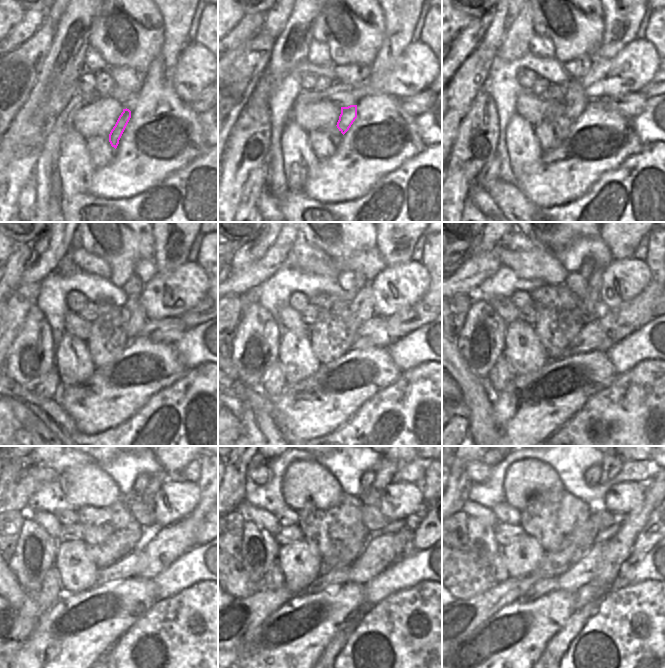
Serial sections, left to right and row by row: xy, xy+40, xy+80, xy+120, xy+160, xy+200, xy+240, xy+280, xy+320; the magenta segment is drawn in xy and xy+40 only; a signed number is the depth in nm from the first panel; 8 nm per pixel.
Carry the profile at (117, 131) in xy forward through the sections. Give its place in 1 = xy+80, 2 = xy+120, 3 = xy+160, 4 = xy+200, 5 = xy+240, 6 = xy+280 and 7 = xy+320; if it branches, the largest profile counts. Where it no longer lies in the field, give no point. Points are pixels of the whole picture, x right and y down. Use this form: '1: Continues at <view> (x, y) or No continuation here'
1: Continues at xy+80 (575, 101)
2: Continues at xy+120 (133, 314)
3: Continues at xy+160 (361, 306)
4: Continues at xy+200 (591, 301)
5: Continues at xy+240 (156, 481)
6: Continues at xy+280 (384, 475)
7: Continues at xy+320 (610, 466)

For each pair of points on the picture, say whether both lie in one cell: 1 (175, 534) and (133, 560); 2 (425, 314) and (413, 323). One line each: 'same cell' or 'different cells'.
1: different cells
2: same cell

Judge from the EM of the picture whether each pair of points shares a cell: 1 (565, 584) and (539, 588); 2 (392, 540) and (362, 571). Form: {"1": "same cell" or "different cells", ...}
{"1": "different cells", "2": "same cell"}

